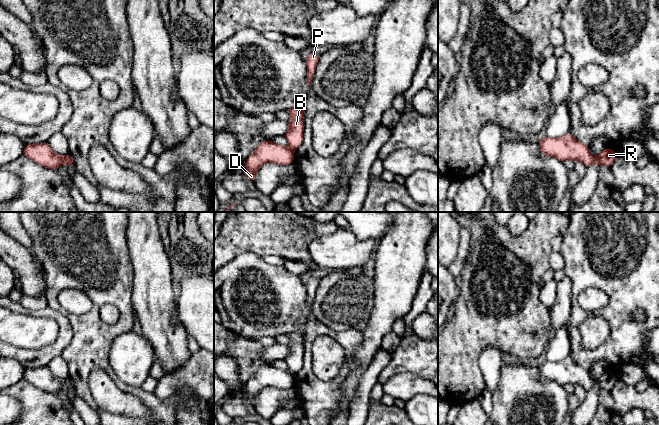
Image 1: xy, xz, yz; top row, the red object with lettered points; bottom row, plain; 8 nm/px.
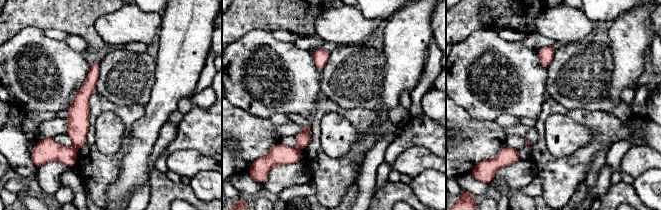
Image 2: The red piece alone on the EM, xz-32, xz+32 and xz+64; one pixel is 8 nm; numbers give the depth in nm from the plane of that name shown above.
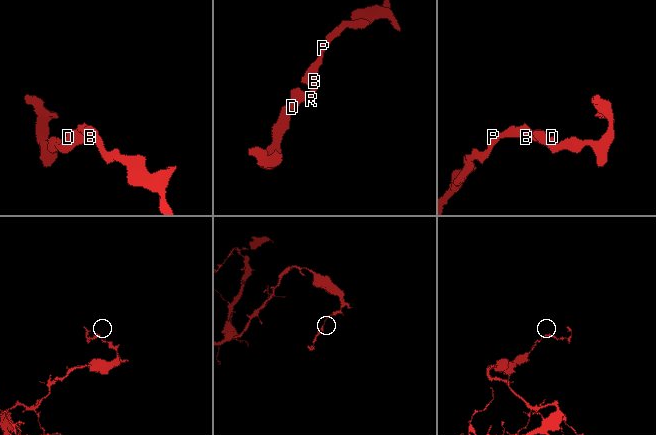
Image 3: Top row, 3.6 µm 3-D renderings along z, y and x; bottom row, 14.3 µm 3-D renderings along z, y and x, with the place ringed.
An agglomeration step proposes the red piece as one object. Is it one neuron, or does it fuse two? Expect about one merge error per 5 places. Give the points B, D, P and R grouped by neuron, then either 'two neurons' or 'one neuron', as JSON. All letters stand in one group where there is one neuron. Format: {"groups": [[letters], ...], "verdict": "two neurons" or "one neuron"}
{"groups": [["B", "P"], ["D", "R"]], "verdict": "two neurons"}

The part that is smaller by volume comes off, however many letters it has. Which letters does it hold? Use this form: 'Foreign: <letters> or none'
Foreign: D, R

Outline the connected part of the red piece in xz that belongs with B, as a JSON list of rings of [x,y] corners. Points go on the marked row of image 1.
[[[297,99],[293,108],[287,111],[290,116],[289,130],[284,135],[288,140],[288,147],[296,150],[303,142],[305,101]]]

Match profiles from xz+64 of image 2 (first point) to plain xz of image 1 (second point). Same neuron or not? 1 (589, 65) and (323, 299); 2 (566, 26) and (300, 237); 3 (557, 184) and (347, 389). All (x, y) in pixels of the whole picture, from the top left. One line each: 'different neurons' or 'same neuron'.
1: same neuron
2: different neurons
3: different neurons

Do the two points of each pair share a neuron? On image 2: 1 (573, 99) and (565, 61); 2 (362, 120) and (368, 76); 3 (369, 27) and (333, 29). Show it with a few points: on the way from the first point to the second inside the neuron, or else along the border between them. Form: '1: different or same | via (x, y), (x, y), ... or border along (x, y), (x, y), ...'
1: same | via (573, 90), (573, 70)
2: different | border along (340, 107), (365, 107), (373, 110)
3: same | via (360, 27), (342, 27)

